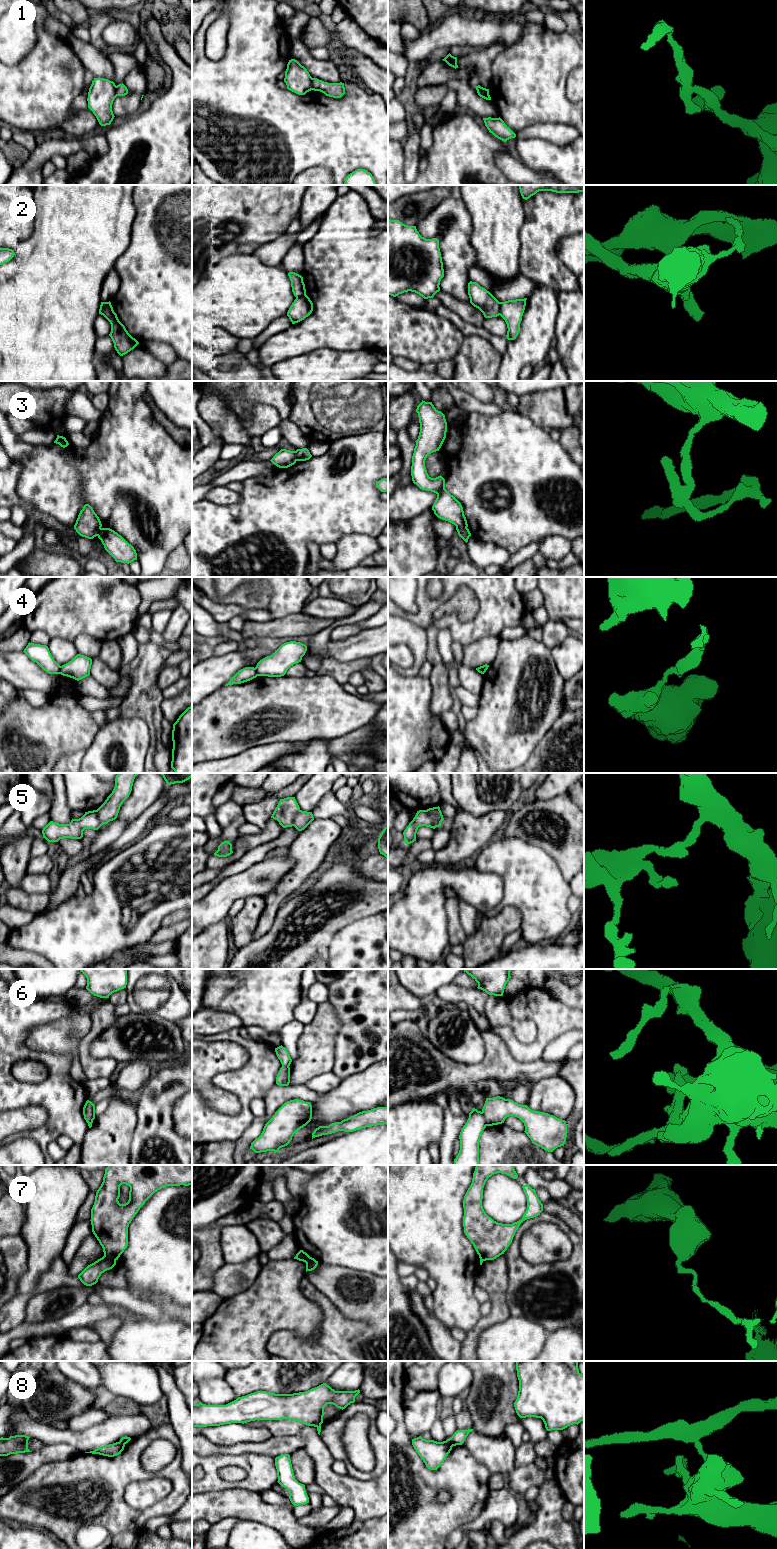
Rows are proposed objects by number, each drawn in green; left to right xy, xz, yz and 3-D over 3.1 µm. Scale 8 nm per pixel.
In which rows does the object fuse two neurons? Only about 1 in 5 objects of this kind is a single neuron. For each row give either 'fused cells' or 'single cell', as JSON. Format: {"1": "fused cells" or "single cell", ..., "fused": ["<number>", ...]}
{"1": "fused cells", "2": "fused cells", "3": "fused cells", "4": "fused cells", "5": "fused cells", "6": "fused cells", "7": "fused cells", "8": "fused cells", "fused": ["1", "2", "3", "4", "5", "6", "7", "8"]}

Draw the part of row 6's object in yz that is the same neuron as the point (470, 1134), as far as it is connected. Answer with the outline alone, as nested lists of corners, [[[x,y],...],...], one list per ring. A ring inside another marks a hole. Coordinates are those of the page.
[[[473,1108],[460,1132],[460,1150],[453,1165],[479,1165],[479,1140],[486,1126],[482,1112]]]

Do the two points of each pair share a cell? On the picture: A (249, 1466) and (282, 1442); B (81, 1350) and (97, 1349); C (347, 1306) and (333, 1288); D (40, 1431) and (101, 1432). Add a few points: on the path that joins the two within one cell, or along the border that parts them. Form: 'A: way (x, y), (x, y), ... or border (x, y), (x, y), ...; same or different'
A: border (243, 1452), (265, 1453), (274, 1458); different
B: way (85, 1350), (93, 1350); same
C: way (347, 1302), (337, 1292); same
D: way (55, 1436), (86, 1437); same

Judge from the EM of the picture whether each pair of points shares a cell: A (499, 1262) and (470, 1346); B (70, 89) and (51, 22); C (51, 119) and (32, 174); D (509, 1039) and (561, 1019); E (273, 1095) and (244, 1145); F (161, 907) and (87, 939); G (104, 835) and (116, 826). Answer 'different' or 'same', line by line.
A: same
B: different
C: different
D: same
E: same
F: same
G: same

